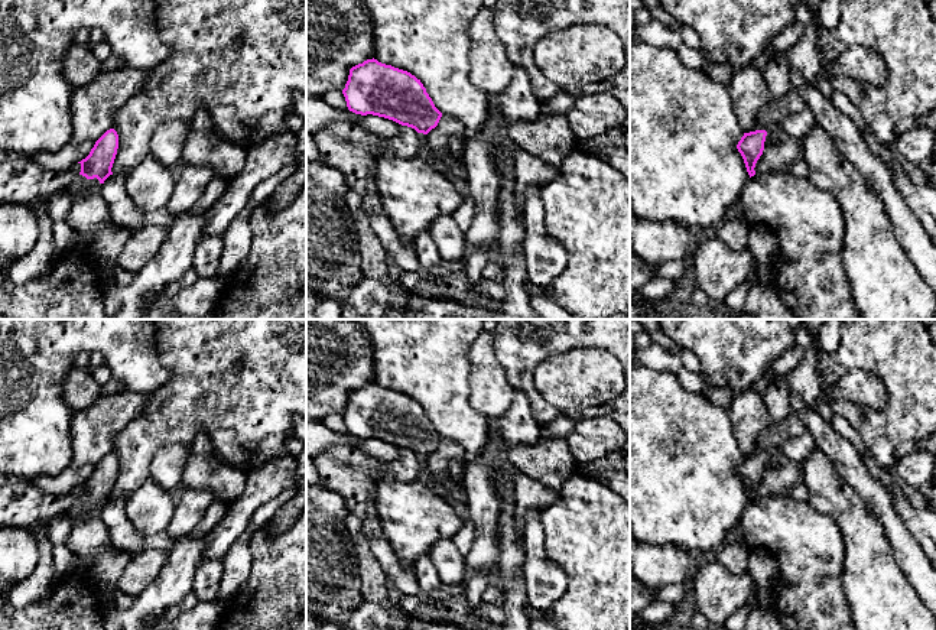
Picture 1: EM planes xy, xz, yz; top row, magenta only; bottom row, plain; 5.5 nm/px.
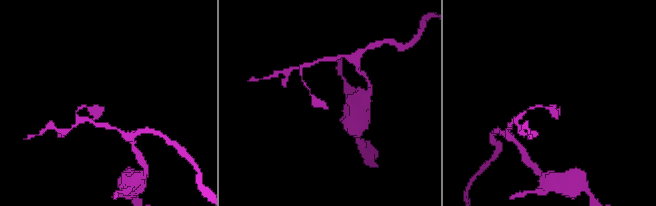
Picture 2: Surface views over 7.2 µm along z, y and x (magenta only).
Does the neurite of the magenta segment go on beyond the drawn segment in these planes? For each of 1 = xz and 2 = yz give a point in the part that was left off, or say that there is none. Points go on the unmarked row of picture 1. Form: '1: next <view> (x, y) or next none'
1: next none
2: next none

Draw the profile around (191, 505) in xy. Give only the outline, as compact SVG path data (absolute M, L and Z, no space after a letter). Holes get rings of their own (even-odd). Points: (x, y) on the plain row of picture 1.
M182 486L176 493L176 507L165 532L176 540L189 535L212 501L212 493Z

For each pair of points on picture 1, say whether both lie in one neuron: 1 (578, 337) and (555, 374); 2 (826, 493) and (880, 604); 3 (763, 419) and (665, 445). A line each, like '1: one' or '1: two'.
1: two
2: one
3: two

